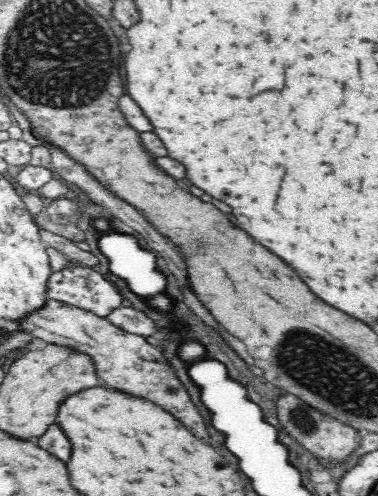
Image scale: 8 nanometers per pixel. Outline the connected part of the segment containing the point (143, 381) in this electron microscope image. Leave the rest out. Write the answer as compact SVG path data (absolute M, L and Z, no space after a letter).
M52 298L46 300L46 306L42 306L40 310L34 310L32 314L24 316L20 328L22 332L40 338L46 344L66 346L66 350L76 350L80 354L90 356L102 386L162 406L166 412L178 418L196 438L210 436L202 416L198 414L198 408L192 404L192 398L188 396L188 390L184 390L182 382L176 378L174 368L168 364L166 354L160 348L148 344L146 338L116 328L108 322L108 318L100 318L98 314L80 310L76 306L68 306L66 302L58 302Z

